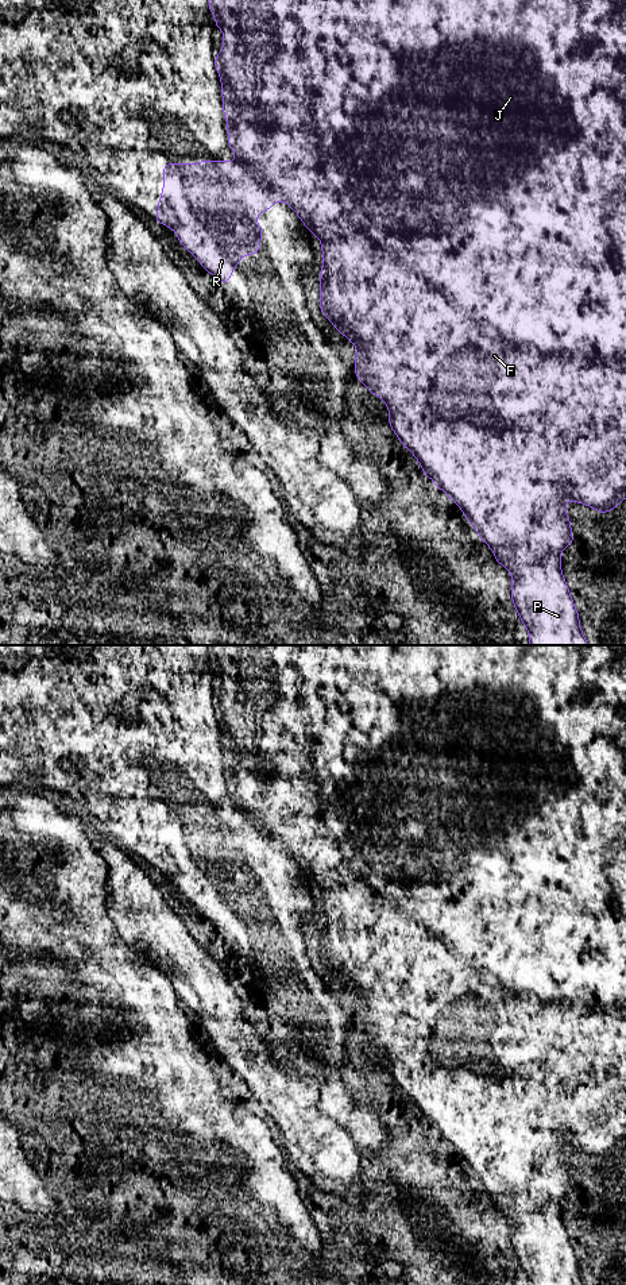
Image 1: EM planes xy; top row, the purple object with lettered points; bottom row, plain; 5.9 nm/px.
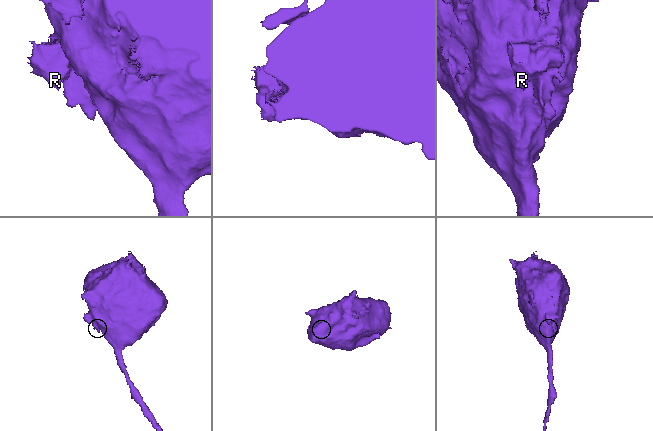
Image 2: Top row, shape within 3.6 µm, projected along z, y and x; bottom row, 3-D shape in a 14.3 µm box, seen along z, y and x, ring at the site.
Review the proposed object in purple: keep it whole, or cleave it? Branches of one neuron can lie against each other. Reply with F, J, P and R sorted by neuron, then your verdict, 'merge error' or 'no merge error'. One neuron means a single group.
F J P R; no merge error

